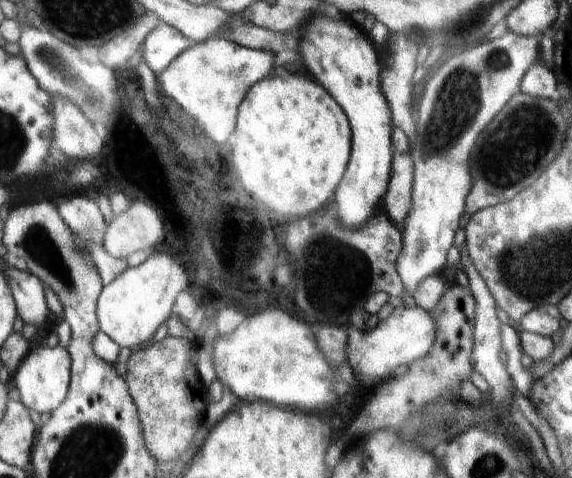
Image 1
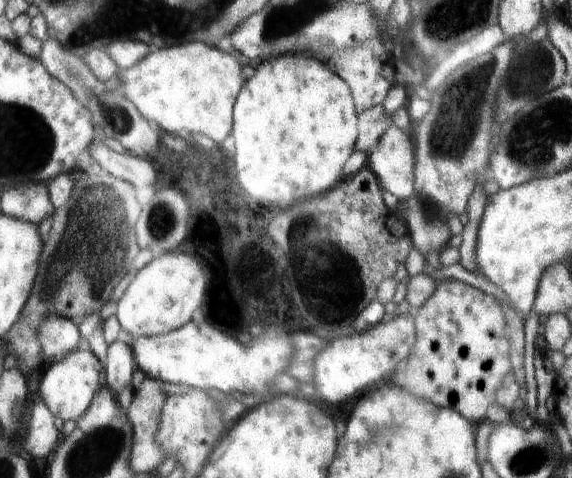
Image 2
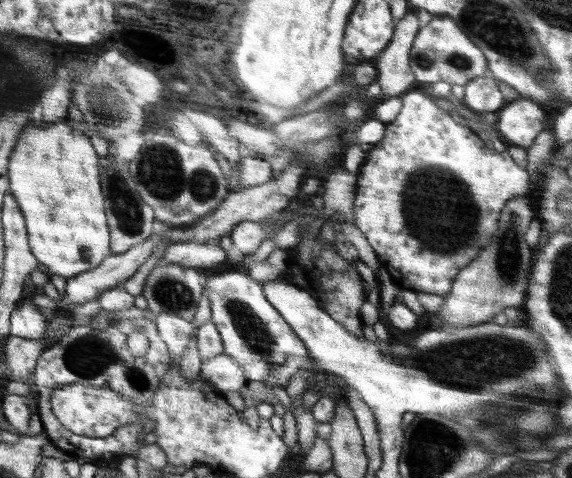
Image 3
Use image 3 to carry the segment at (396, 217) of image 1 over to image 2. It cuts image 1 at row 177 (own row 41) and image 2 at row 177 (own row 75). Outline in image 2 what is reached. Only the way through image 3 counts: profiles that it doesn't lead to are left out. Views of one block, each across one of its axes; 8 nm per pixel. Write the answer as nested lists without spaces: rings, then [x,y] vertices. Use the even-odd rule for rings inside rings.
[[[390,124],[376,150],[368,154],[366,166],[376,175],[379,185],[398,201],[414,194],[414,136]]]

